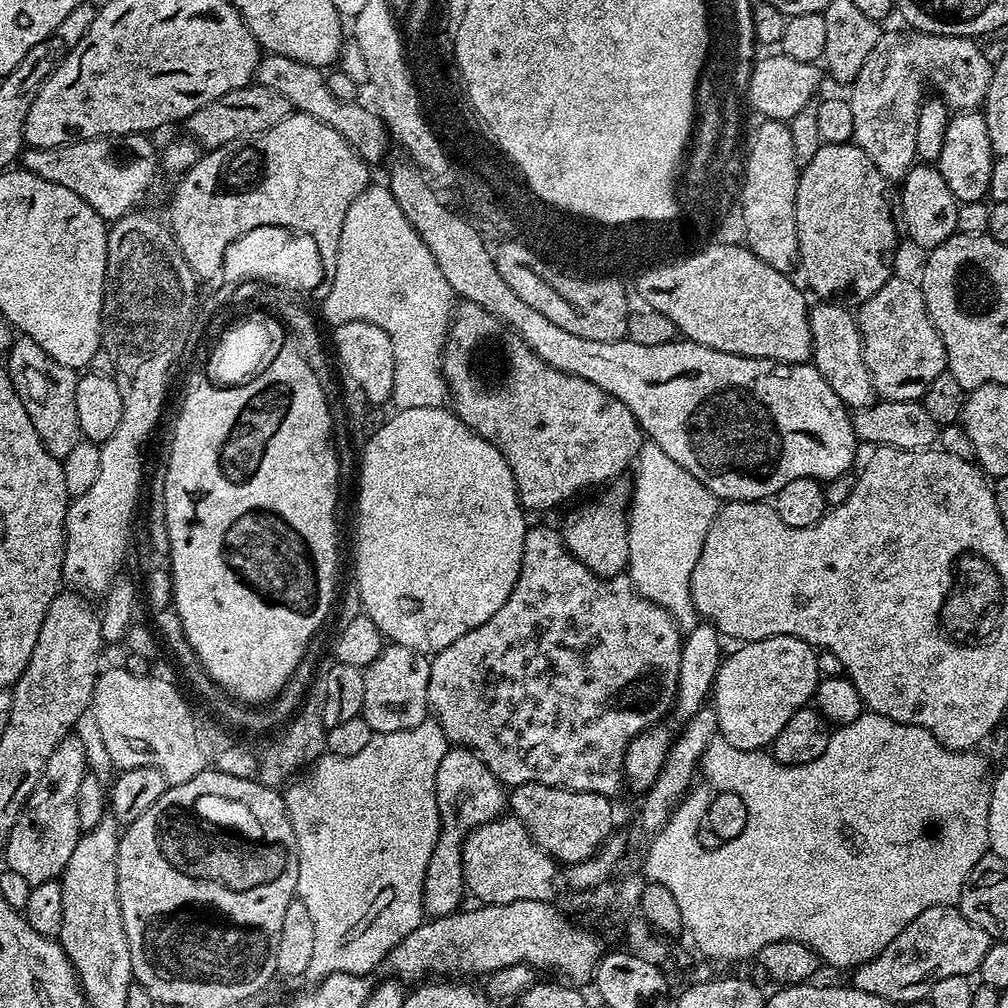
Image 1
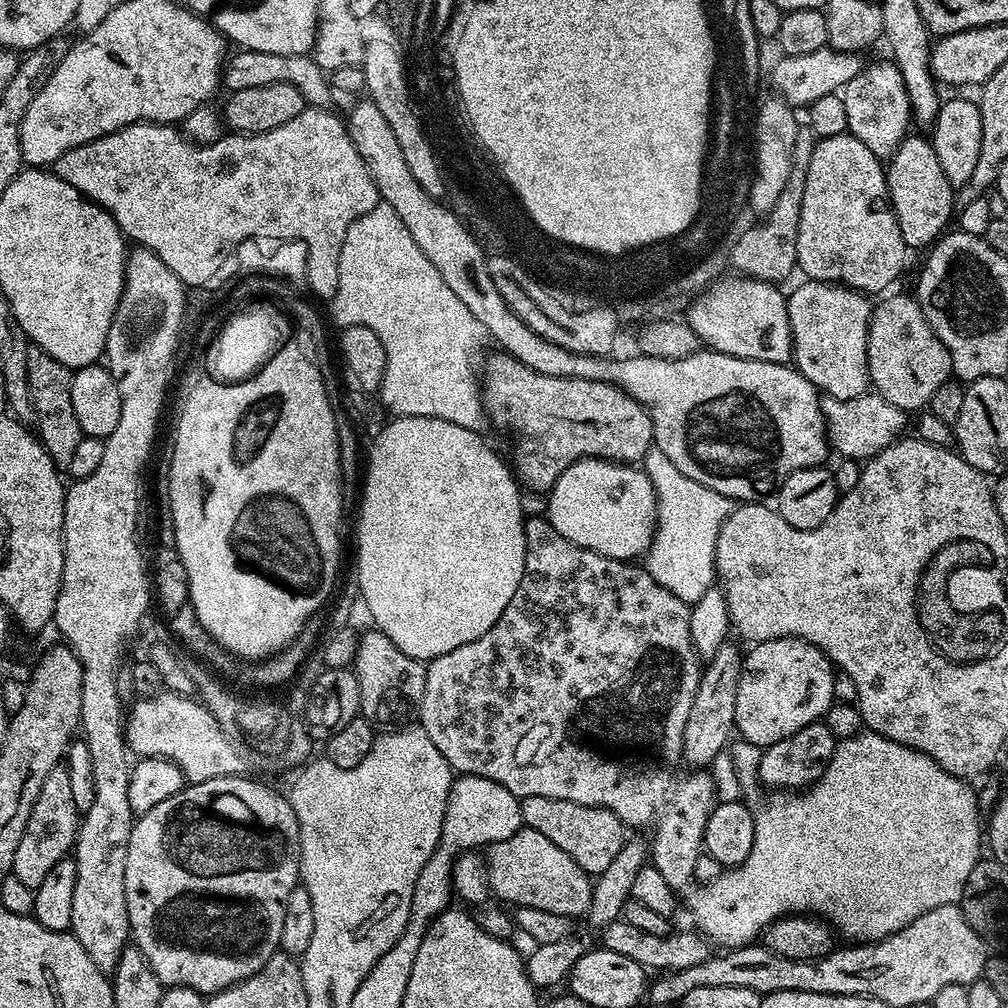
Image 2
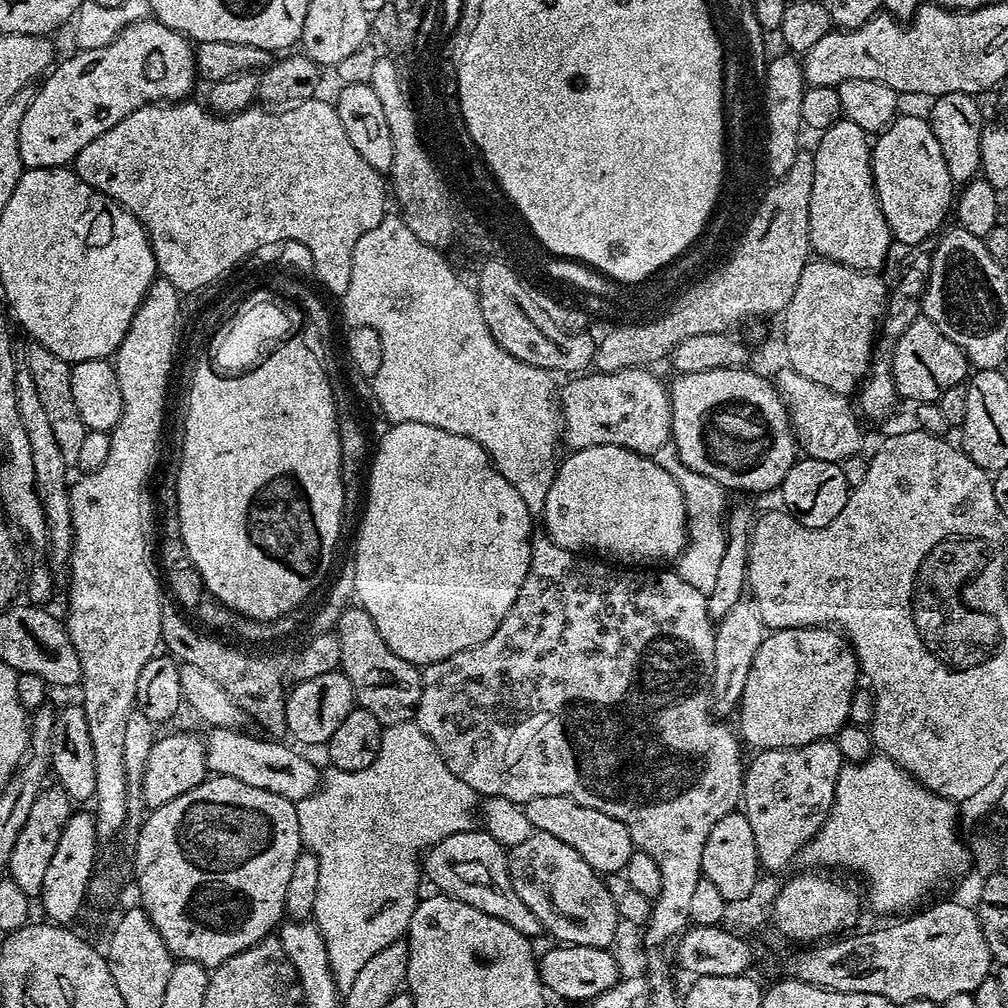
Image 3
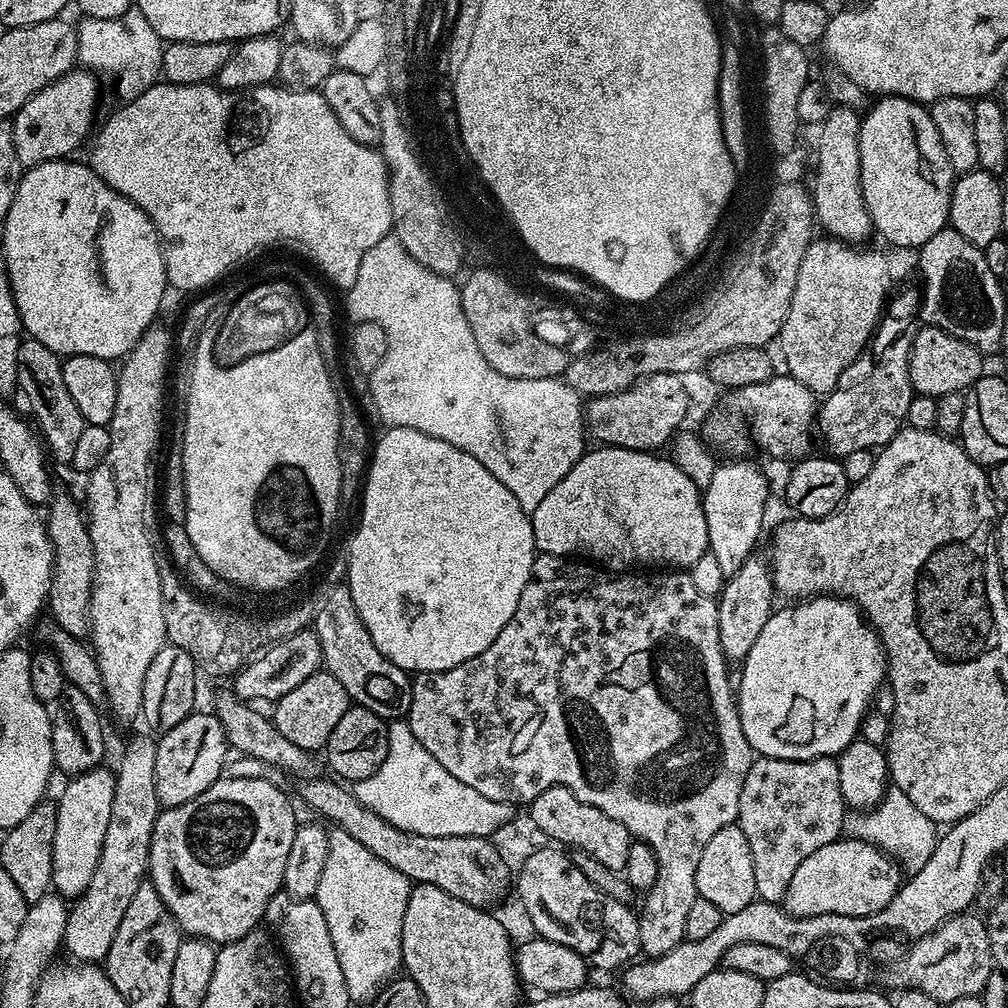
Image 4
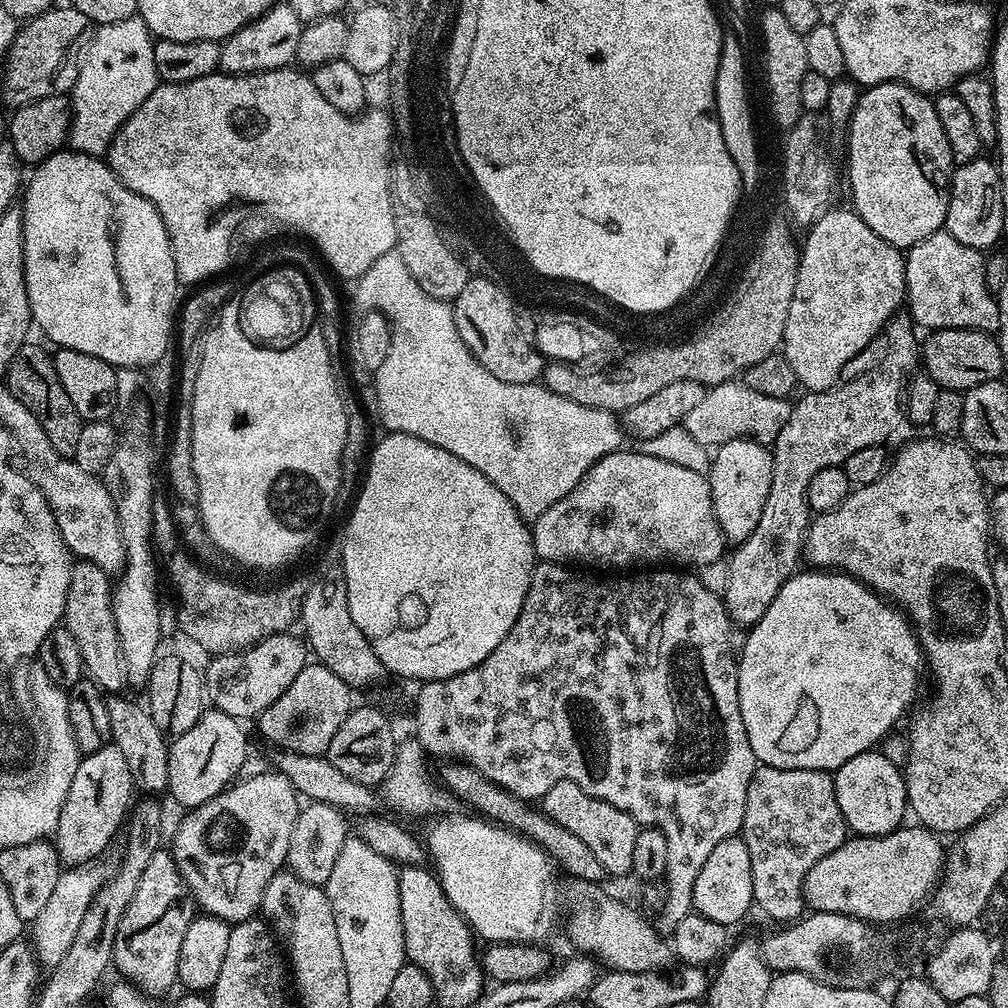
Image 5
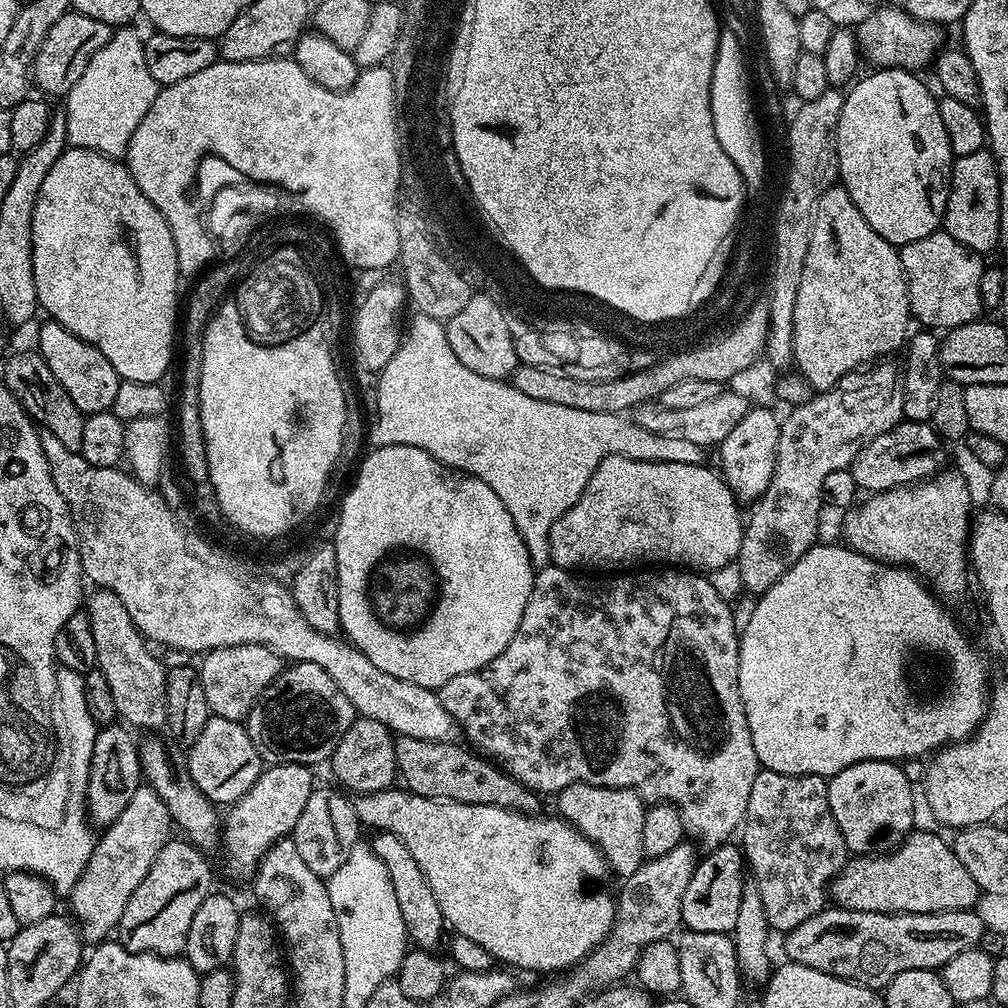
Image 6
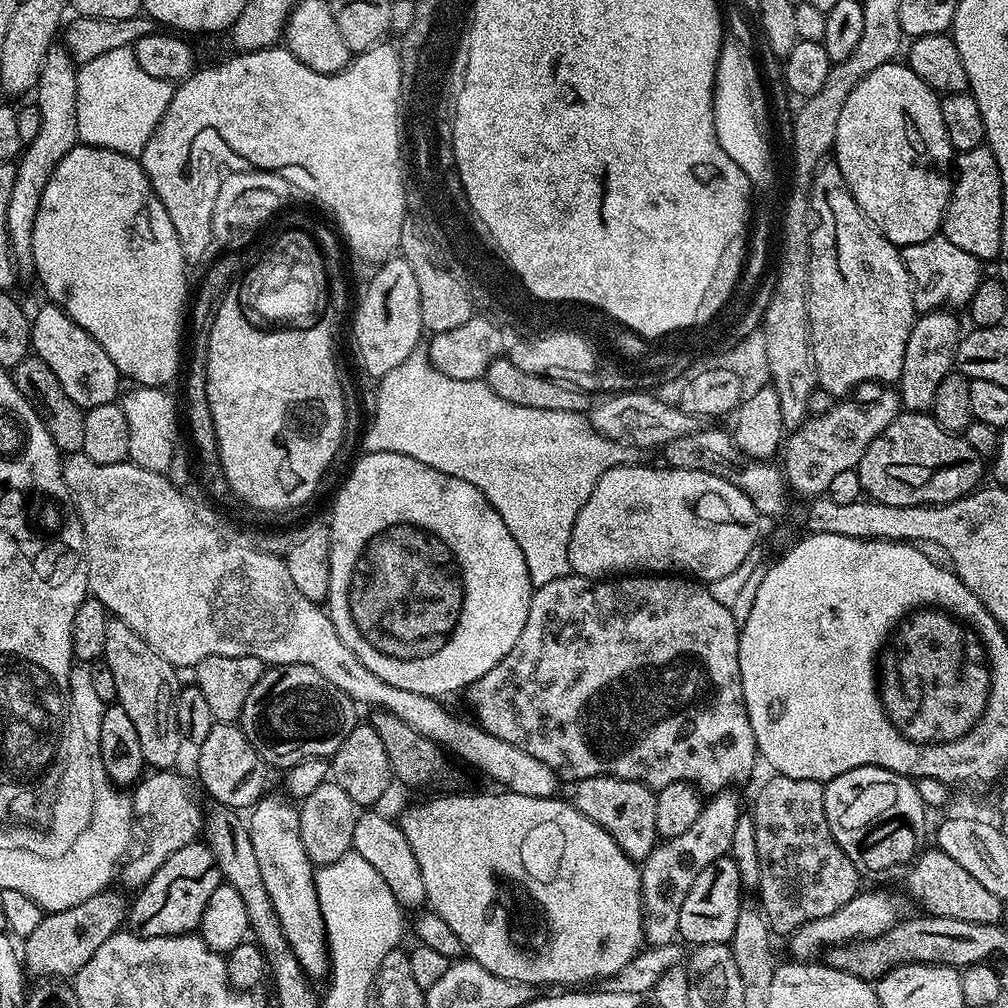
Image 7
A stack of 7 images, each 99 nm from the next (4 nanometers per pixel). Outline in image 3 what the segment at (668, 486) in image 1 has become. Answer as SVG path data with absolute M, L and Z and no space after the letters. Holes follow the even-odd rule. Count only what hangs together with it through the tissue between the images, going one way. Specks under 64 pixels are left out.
M665 446L657 450L655 462L674 478L678 490L684 499L684 515L688 525L688 542L684 545L678 561L678 571L681 578L690 582L694 590L707 594L714 590L714 582L718 575L718 565L722 562L724 553L724 537L726 523L726 509L729 507L729 493L714 478L706 478L706 474L698 474L698 470L690 470L680 461L675 447ZM728 504L728 505L727 505ZM725 507L725 508L724 508Z

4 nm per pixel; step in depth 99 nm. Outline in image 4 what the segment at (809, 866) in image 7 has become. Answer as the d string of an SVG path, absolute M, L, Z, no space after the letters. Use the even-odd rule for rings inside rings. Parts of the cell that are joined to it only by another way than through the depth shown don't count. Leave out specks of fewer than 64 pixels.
M769 756L753 759L750 770L746 774L746 782L742 782L742 798L738 802L738 823L742 834L746 834L746 842L750 842L750 855L754 858L754 886L757 897L771 904L780 904L786 894L786 886L790 886L790 878L794 878L798 866L802 866L802 861L810 858L810 854L814 854L814 850L819 850L822 846L830 846L830 842L841 839L842 833L845 831L846 805L842 786L838 782L838 759L831 756L810 758L809 760L787 760L786 758L770 758Z

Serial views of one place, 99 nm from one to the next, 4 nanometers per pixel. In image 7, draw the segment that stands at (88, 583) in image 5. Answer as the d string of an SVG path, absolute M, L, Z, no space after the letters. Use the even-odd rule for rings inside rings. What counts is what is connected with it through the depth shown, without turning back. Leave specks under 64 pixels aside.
M115 618L109 619L106 626L106 650L102 663L110 666L110 674L114 674L115 703L126 710L130 722L134 722L134 730L138 733L138 742L142 742L142 758L145 765L152 770L168 770L180 756L182 737L176 713L176 694L180 691L181 681L176 681L178 669L166 662L162 654L155 652L149 644L126 622Z

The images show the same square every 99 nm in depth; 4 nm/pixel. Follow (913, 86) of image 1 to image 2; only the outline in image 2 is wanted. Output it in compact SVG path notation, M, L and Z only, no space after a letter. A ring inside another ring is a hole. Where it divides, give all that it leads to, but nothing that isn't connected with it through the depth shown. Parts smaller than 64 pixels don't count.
M895 63L888 64L872 64L861 67L858 74L854 74L854 78L850 78L850 82L845 84L842 89L842 95L846 102L846 122L848 123L848 131L858 138L858 142L868 147L875 156L881 158L891 157L896 147L904 141L905 136L909 135L910 128L908 124L913 123L912 104L908 101L906 94L906 86L899 68Z

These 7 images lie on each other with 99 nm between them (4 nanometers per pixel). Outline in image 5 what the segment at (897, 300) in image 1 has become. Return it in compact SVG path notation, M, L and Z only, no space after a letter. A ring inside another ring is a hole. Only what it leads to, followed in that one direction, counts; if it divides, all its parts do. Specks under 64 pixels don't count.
M938 328L927 333L928 341L922 344L923 371L939 384L941 389L953 388L961 394L982 382L999 380L1005 374L1006 361L1002 358L999 339L995 335L978 330L961 328Z

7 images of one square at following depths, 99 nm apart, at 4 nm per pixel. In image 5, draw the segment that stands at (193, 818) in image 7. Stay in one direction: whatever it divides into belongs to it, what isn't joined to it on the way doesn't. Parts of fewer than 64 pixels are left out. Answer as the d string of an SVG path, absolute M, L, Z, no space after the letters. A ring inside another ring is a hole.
M93 862L68 866L61 871L45 909L30 924L30 940L34 945L36 959L41 965L51 966L62 962L62 954L70 950L70 942L74 942L75 936L78 935L82 918L86 918L86 910L90 910L90 902L98 894L98 890L104 887L110 875L109 869L104 869L102 865L103 863Z

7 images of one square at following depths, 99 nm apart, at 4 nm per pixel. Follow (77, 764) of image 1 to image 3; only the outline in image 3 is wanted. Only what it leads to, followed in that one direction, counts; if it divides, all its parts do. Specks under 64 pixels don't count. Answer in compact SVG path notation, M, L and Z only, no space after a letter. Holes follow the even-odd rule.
M45 786L41 788L38 798L34 798L34 806L30 806L26 826L22 826L22 831L14 841L7 875L7 879L14 881L29 898L39 897L50 858L54 858L58 838L62 838L62 830L66 830L66 822L72 817L73 811L73 800L66 794L66 790L58 786Z

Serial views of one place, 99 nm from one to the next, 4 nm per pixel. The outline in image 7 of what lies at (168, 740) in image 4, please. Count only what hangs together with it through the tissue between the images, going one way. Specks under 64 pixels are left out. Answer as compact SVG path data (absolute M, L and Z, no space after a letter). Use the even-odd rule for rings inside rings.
M213 723L210 734L206 734L206 742L198 745L197 752L200 752L196 756L196 768L200 771L200 784L213 796L211 799L215 803L224 804L227 808L248 810L255 805L261 796L265 795L266 788L264 788L264 783L268 780L268 772L270 773L269 765L265 764L264 760L254 750L254 746L240 729L239 723Z

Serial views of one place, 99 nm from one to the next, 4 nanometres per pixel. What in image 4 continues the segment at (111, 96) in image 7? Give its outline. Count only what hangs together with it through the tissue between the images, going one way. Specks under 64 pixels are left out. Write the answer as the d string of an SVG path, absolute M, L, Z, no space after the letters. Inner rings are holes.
M134 6L118 18L84 16L81 21L76 24L78 34L76 59L87 71L97 77L105 81L112 80L117 94L121 96L119 98L121 101L133 100L161 79L160 67L164 44L154 30L154 26L146 22L146 14L142 14L140 8Z

